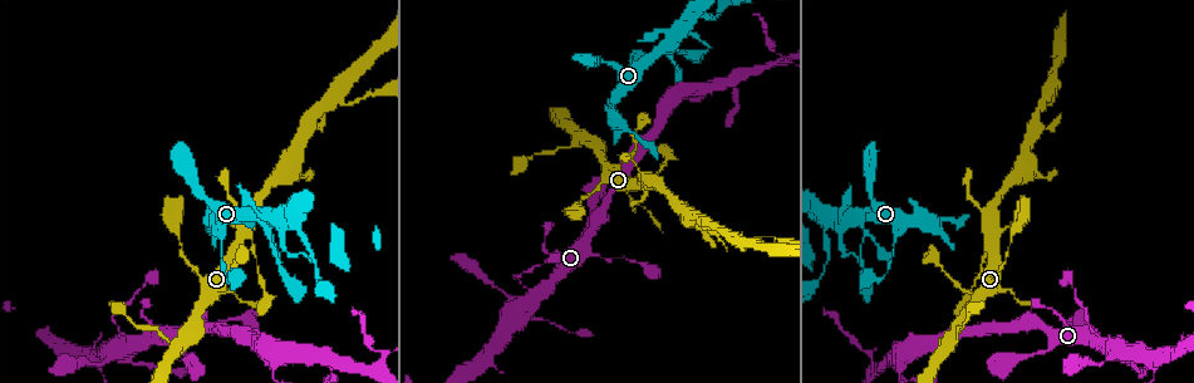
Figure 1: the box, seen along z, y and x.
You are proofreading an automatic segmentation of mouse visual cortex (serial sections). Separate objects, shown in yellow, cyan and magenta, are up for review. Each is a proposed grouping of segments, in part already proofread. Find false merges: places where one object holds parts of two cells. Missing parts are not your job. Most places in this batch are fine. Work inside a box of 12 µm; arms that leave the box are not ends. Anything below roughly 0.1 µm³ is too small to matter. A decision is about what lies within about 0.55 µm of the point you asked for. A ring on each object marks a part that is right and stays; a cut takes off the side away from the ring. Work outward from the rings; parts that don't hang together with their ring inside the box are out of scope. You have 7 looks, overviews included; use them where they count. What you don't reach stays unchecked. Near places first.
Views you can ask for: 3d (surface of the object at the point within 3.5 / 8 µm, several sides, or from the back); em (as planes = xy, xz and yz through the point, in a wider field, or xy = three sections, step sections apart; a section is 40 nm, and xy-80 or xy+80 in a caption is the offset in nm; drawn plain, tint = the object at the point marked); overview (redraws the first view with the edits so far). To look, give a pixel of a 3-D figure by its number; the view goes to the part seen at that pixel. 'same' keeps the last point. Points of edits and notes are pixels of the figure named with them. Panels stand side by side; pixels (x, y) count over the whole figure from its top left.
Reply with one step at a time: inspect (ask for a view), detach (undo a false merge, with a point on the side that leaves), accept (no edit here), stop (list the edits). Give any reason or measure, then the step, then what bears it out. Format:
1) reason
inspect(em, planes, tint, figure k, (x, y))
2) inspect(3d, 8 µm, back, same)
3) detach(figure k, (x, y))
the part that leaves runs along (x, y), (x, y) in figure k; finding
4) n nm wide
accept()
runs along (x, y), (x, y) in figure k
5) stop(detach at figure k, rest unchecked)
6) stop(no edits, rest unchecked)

thick turns thin
inspect(3d, 3.5 µm, back, figure 1, (375, 368))

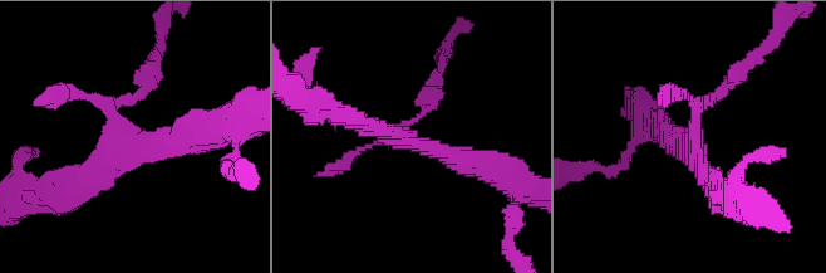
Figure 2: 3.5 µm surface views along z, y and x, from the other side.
now the EM
inspect(em, xy, step 2, tint, figure 2, (691, 144))

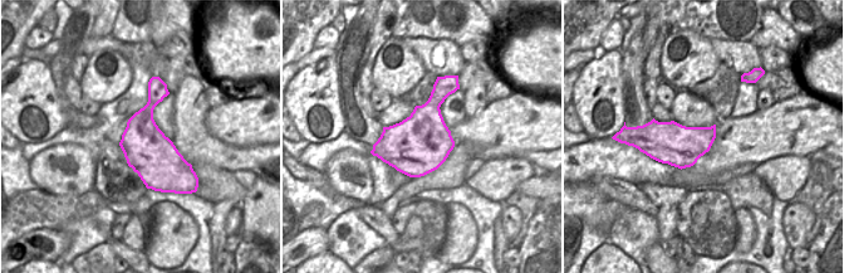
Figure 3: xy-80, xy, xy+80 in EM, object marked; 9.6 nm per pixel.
accept()
runs along (485, 170), (392, 137), (423, 112) in figure 2; continuous, no second cell

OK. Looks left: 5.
thin neck
inspect(3d, 3.5 µm, back, figure 1, (678, 51))

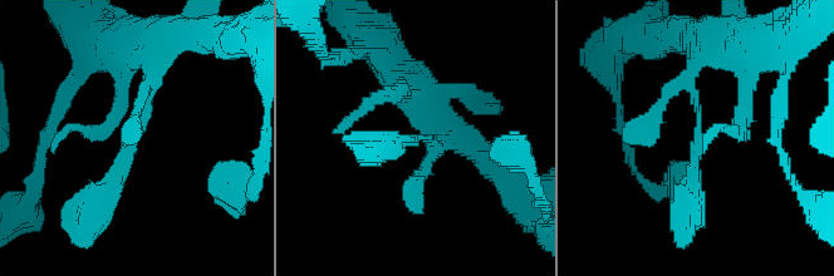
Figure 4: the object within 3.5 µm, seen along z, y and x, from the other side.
inspect(em, xy, step 2, tint, figure 4, (146, 120))

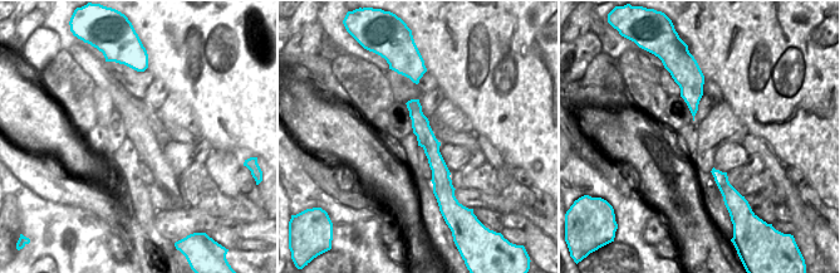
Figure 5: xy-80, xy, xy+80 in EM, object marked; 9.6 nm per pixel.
inspect(em, xy, step 5, tint, same)

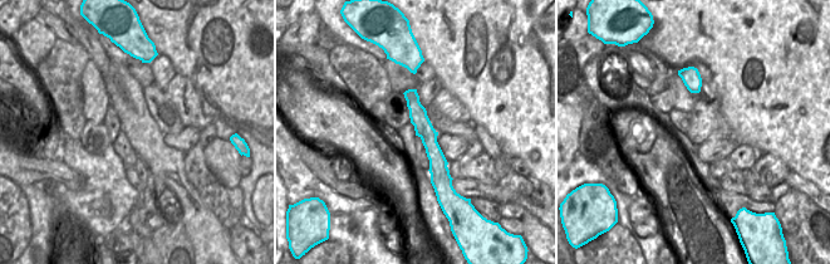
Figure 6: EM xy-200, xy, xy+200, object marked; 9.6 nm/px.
accept()
runs along (411, 92), (436, 156), (436, 181) in figure 6; all the same cell

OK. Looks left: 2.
side arm on a straight run
inspect(3d, 3.5 µm, figure 1, (949, 343))

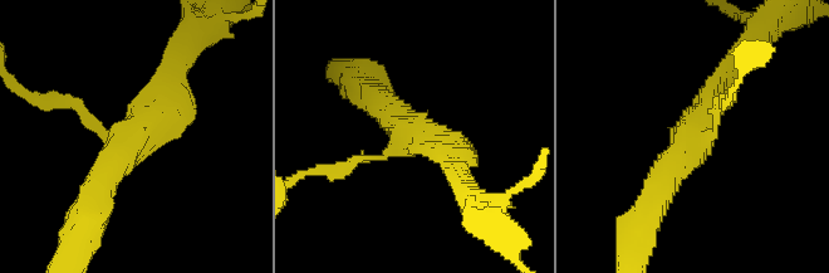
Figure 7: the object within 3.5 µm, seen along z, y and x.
3 arms; arms of 100, 250, 400 nm
inspect(em, planes, tint, figure 7, (412, 139))

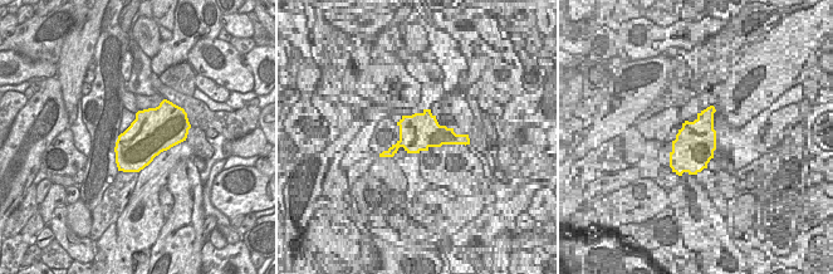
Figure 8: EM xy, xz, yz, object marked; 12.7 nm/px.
550 nm wide
accept()
runs along (178, 82), (89, 201) in figure 7; all the same cell

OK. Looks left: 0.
stop(no edits, rest unchecked)

